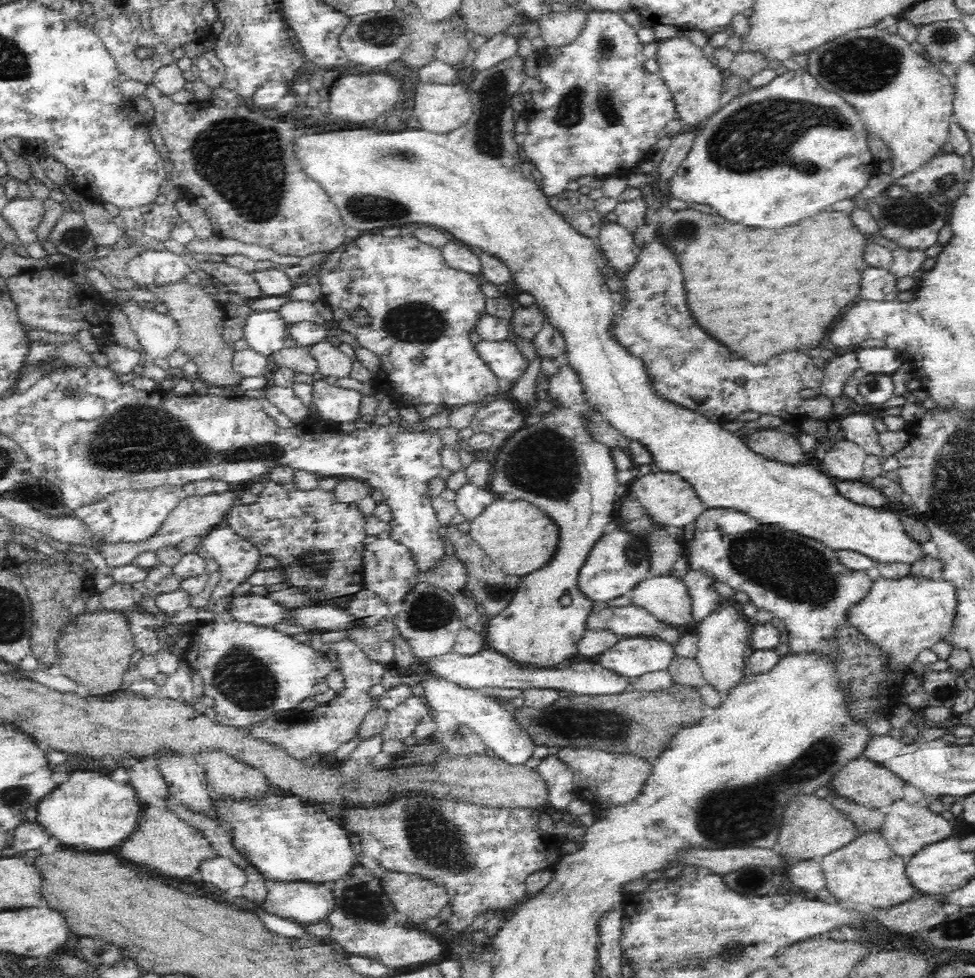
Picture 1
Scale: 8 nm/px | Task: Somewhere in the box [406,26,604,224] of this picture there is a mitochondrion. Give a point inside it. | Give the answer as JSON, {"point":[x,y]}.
{"point":[493,91]}

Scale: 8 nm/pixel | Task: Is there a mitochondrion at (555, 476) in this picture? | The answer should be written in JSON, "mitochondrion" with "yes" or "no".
{"mitochondrion":"yes"}

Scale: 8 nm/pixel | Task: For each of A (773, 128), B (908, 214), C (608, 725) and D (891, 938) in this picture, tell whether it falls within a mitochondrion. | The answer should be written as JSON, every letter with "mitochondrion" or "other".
{"A":"mitochondrion","B":"mitochondrion","C":"mitochondrion","D":"other"}

